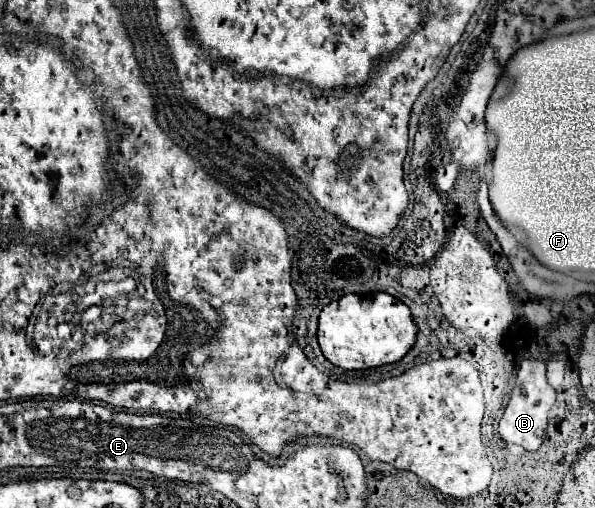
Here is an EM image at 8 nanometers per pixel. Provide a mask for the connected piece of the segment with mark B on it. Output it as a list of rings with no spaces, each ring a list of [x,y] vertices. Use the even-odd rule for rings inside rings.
[[[525,359],[519,365],[517,381],[511,391],[511,399],[503,411],[499,421],[499,435],[505,443],[513,443],[523,447],[525,451],[537,451],[543,443],[545,427],[547,427],[547,411],[555,405],[555,389],[549,387],[545,377],[545,363],[537,359]]]

